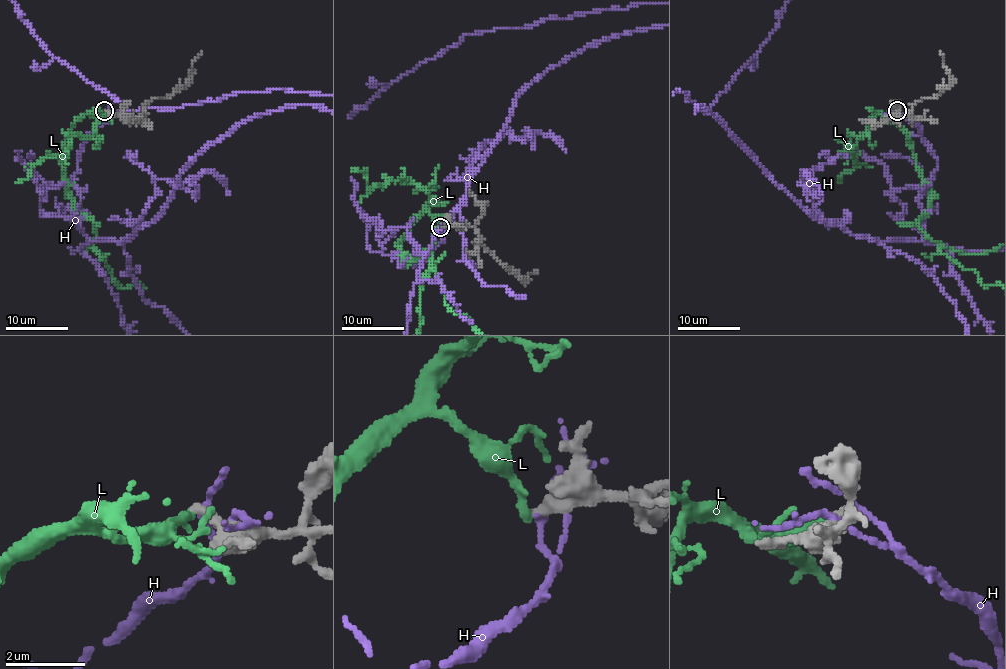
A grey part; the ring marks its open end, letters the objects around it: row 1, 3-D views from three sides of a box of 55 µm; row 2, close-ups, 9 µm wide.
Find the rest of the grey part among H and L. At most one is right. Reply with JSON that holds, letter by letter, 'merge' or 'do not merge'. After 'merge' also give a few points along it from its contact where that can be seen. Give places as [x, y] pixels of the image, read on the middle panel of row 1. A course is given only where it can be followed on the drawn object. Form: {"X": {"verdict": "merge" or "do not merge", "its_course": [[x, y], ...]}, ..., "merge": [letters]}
{"H": {"verdict": "do not merge"}, "L": {"verdict": "do not merge"}, "merge": []}

